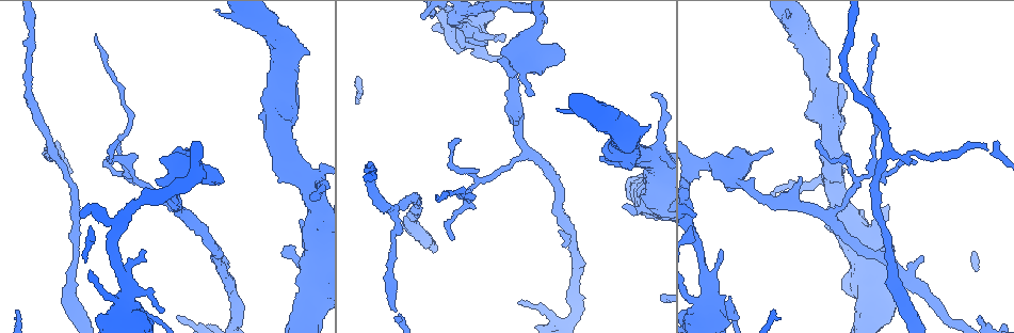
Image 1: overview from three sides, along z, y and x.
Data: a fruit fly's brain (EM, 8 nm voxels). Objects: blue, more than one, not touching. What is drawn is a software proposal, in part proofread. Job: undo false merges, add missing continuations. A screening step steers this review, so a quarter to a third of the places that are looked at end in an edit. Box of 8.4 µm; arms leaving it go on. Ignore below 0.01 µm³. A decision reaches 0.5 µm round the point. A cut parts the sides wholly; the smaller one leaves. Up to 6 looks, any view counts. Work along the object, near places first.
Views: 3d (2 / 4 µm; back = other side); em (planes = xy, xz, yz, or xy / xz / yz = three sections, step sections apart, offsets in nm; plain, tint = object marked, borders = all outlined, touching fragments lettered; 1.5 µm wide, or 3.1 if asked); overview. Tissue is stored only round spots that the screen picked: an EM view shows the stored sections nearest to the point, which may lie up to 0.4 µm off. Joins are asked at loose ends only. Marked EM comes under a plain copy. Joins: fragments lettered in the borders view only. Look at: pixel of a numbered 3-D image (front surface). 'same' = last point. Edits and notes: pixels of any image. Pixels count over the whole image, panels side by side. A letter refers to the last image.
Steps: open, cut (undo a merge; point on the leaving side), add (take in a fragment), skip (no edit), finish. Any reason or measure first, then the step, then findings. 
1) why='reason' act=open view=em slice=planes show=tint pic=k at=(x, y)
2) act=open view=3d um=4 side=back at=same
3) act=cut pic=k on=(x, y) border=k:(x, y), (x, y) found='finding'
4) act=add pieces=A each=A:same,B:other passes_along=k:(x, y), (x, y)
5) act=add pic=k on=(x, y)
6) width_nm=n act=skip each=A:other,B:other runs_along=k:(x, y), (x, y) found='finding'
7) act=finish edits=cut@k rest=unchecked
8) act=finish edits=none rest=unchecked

why='long arm stops here' act=open view=em slice=planes show=borders pic=1 at=(872, 34)

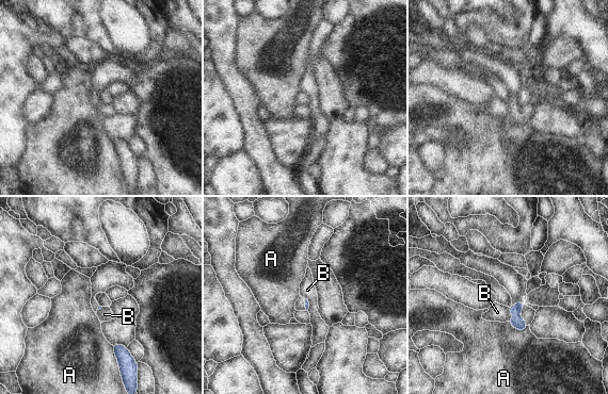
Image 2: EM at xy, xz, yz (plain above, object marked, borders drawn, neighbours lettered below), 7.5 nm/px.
act=skip each=A:other,B:other border=2:(507, 307), (510, 312), (509, 321) found='none of them fits'

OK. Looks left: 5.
why='calibre changes' act=open view=em slice=planes show=borders pic=1 at=(149, 317)

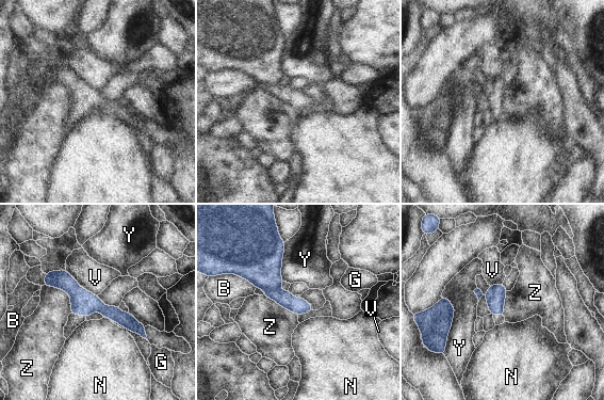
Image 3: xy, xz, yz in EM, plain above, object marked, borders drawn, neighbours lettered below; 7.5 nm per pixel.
act=cut pic=3 on=(288, 301) each=B:other,G:other,N:other,V:other,Y:other,Z:other found='a second cell is stuck on'

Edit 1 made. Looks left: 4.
why='free end' act=open view=em slice=xz step=4 show=tint pic=1 at=(650, 94)

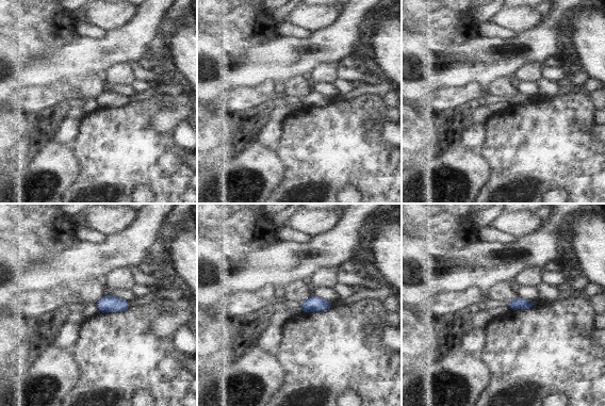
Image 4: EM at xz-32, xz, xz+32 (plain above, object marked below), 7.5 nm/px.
act=open view=em slice=planes show=borders at=same

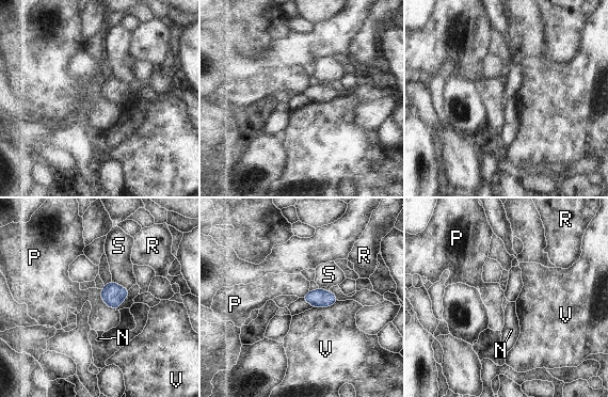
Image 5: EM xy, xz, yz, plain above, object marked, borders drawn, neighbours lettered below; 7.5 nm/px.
act=skip each=N:other,P:other,R:other,S:other,V:other border=5:(100, 289), (101, 300), (115, 310) found='no lettered fragment goes on from it'

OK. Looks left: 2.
act=finish edits=cut@3 rest=unchecked

